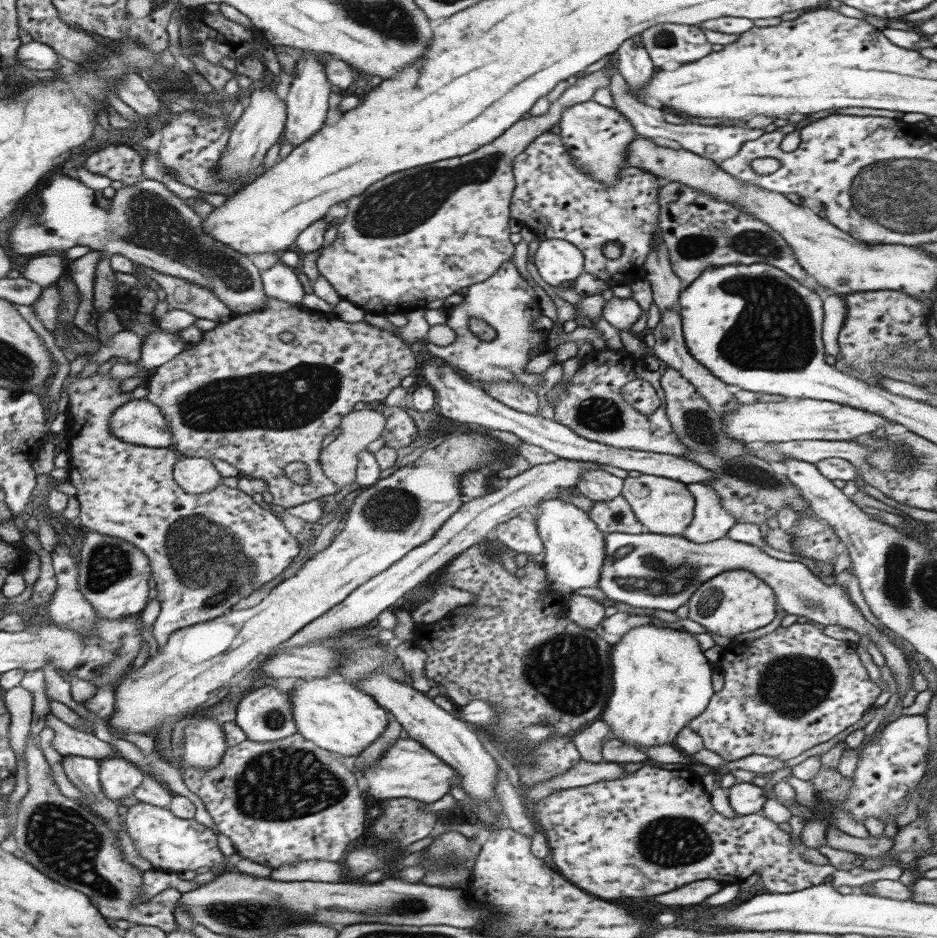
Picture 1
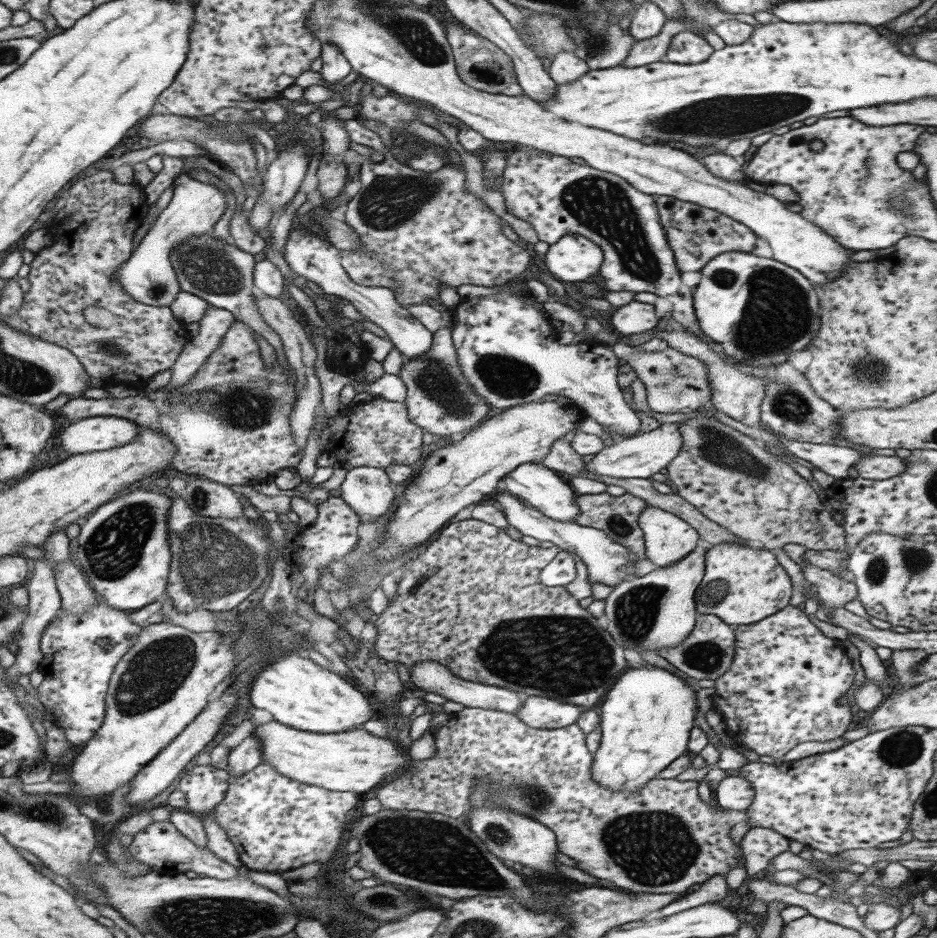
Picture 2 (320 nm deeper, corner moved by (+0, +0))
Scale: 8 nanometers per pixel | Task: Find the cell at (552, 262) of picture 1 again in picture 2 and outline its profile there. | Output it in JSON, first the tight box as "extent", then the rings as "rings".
{"extent":[541,233,603,284],"rings":[[[569,233],[561,236],[554,244],[549,245],[541,259],[545,264],[545,268],[547,268],[547,273],[550,273],[564,284],[571,284],[573,282],[587,281],[591,275],[596,274],[602,263],[603,253],[599,250],[597,244],[589,242],[589,240],[585,239],[585,236]]]}

